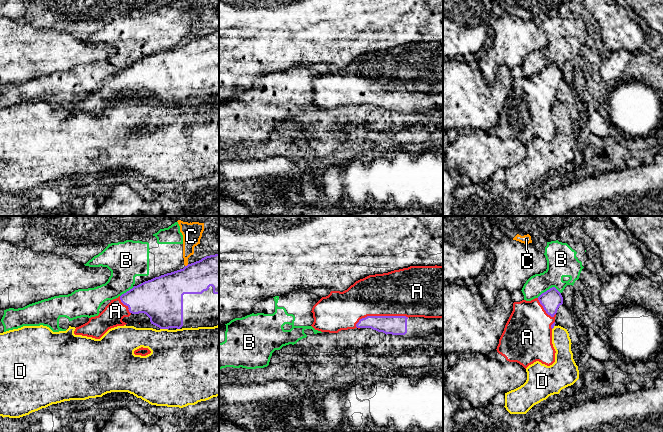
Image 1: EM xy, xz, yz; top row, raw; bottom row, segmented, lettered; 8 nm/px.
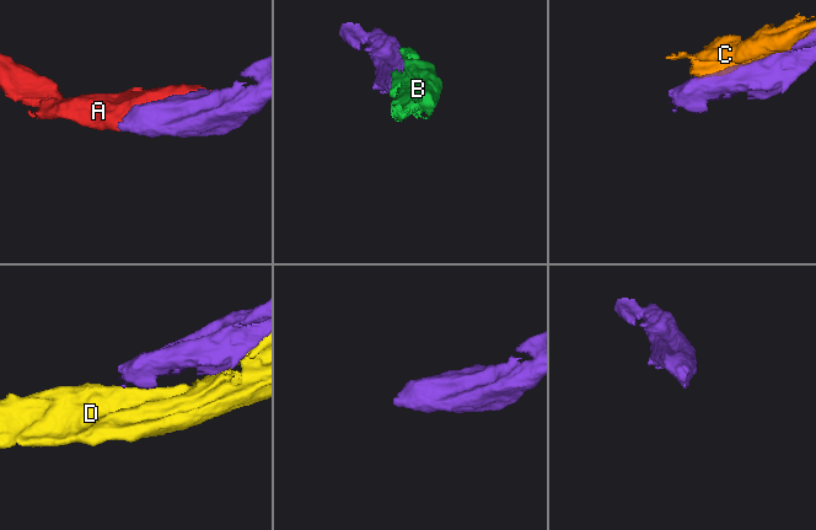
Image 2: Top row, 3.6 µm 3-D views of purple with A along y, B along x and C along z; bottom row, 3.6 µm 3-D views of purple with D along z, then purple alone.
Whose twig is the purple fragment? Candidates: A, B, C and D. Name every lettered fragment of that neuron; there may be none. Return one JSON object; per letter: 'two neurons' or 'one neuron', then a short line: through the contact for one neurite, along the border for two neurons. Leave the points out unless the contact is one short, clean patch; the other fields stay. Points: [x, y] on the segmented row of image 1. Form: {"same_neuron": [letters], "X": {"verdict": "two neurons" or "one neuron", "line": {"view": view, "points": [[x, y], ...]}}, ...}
{"same_neuron": ["A"], "A": {"verdict": "one neuron"}, "B": {"verdict": "two neurons"}, "C": {"verdict": "two neurons"}, "D": {"verdict": "two neurons"}}

